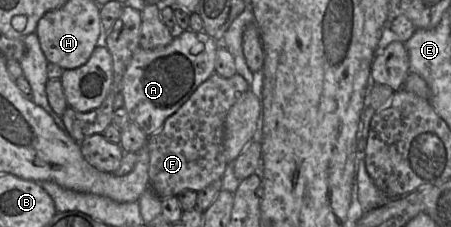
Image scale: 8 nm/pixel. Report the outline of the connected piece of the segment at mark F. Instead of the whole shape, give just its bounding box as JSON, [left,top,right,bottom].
[147,73,250,198]

